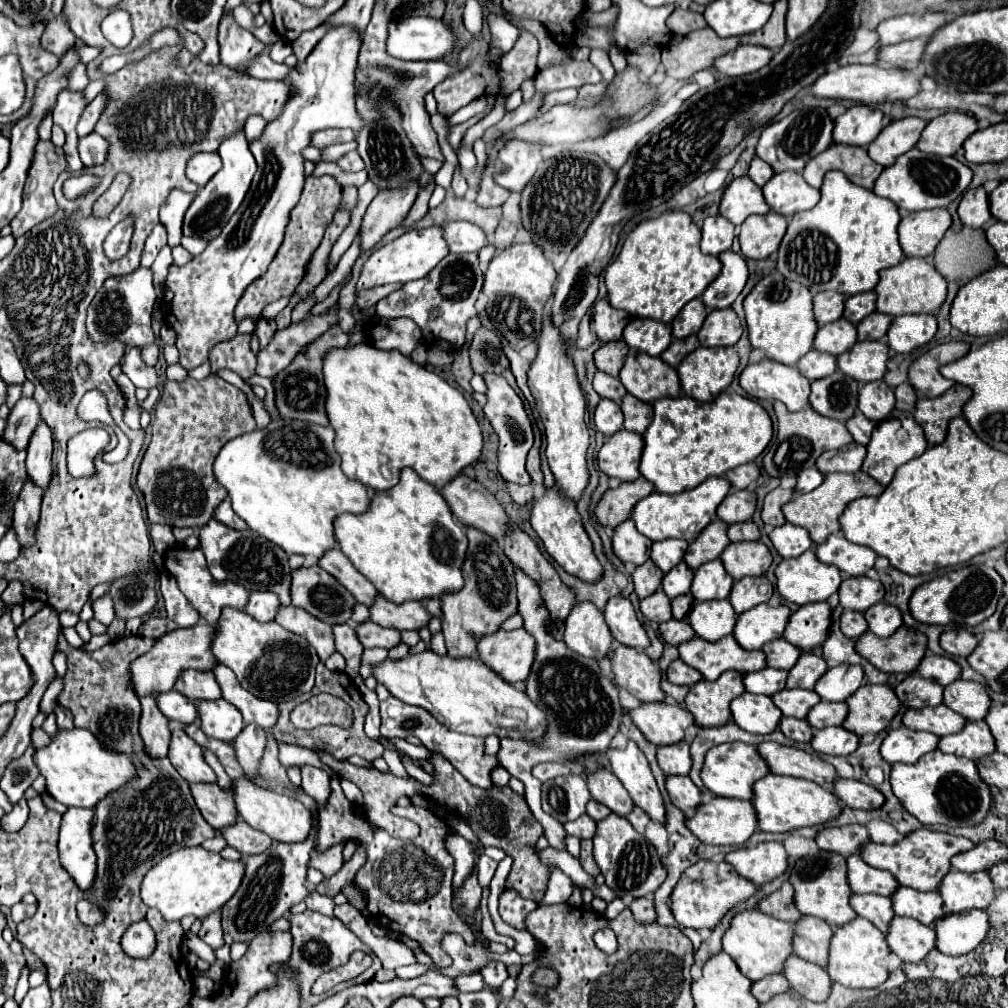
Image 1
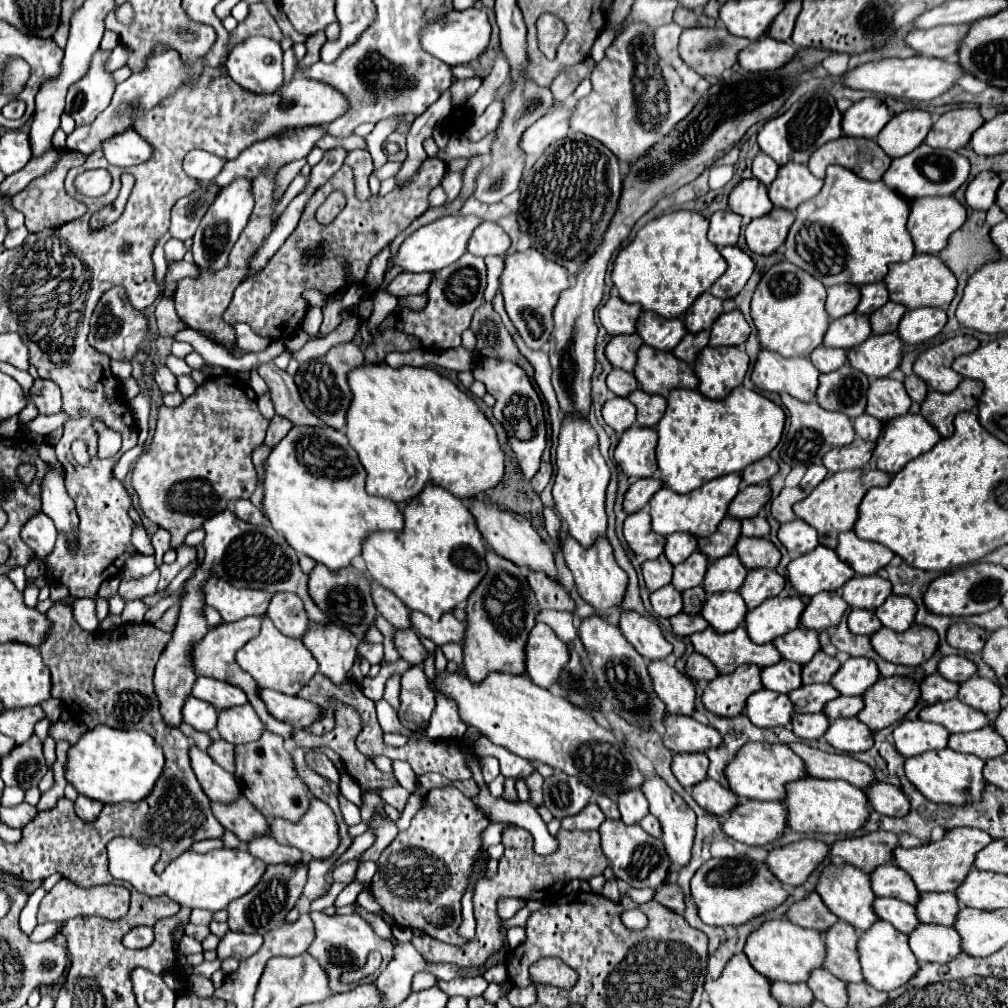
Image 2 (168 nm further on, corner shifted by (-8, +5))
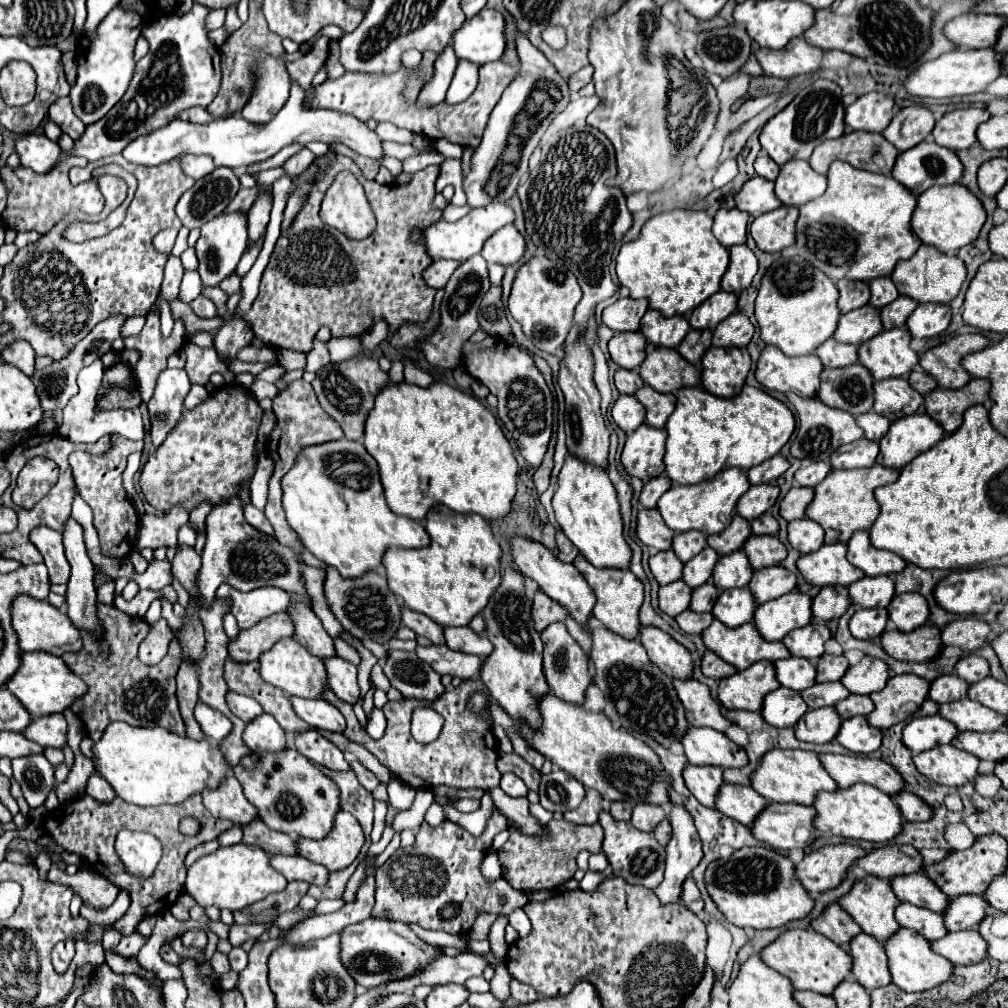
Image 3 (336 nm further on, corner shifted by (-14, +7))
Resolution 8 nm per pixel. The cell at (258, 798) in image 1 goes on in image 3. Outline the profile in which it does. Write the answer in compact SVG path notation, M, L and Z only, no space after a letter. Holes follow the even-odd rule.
M338 810L338 816L334 816L330 836L324 836L322 840L296 838L298 854L326 866L330 872L346 868L358 856L362 844L364 834L358 820L342 810Z

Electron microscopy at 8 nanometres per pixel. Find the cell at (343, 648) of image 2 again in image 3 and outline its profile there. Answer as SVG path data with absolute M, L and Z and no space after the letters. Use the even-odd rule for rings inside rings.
M330 656L330 660L324 660L324 666L328 672L328 686L334 690L334 694L344 702L354 704L360 694L356 682L356 666L348 660L342 660L340 656Z

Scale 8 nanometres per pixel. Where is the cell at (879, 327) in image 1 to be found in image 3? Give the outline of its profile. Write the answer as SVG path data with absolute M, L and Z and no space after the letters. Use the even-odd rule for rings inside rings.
M900 296L900 298L896 298L892 304L884 306L884 308L880 310L884 330L892 330L892 328L904 326L904 320L914 312L916 306L918 306L918 302L912 300L912 298L908 298L908 296Z

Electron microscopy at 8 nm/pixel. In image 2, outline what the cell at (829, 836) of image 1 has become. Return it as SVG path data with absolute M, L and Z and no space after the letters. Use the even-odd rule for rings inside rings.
M872 832L862 838L836 840L830 848L832 856L842 856L846 864L872 874L878 866L892 860L892 852L898 846L898 836L888 832Z

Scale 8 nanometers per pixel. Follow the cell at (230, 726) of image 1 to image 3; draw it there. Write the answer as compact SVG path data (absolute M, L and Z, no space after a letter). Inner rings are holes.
M266 712L262 716L258 716L258 720L252 720L250 724L246 724L242 740L252 752L258 750L258 748L260 750L270 750L270 752L286 748L284 730L274 720L274 716L266 714Z

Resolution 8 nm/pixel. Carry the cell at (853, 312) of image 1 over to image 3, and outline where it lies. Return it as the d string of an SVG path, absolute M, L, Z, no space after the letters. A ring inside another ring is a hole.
M884 276L884 278L874 278L874 280L870 282L870 292L872 292L870 304L872 304L874 308L884 308L886 304L894 302L894 300L900 296L898 290L896 290L896 286L894 286L894 282L892 282L888 276Z

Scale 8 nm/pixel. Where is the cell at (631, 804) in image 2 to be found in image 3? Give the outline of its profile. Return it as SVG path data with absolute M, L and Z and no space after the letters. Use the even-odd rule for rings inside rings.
M636 804L634 810L632 810L632 824L638 828L638 830L644 830L644 832L654 832L656 824L660 820L666 818L666 812L656 806L656 804Z

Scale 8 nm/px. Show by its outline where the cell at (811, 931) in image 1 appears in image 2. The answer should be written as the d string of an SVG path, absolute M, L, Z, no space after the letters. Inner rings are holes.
M838 922L838 926L824 932L824 944L828 946L824 968L848 984L864 982L856 942L858 932L846 922Z

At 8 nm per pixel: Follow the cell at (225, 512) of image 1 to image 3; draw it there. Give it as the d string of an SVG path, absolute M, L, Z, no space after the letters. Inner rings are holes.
M246 504L246 522L248 522L248 524L252 524L254 528L258 528L260 532L274 534L274 528L272 528L272 524L266 520L264 512L262 512L262 510L258 510L258 508L256 508L256 506L252 506L252 504Z

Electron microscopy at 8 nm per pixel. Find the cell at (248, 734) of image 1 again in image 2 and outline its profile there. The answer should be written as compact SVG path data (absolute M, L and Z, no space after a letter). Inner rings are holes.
M264 732L260 740L236 746L236 784L240 792L258 812L266 818L284 818L296 824L310 808L310 788L298 776L290 752L284 748L284 740L272 732Z

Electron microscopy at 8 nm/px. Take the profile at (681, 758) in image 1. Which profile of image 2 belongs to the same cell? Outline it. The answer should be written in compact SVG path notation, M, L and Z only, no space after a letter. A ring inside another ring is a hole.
M678 754L672 762L672 772L684 790L692 790L698 782L706 780L708 772L708 758L706 754Z

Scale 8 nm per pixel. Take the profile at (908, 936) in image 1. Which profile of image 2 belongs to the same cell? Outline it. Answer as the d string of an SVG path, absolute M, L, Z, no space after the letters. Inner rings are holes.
M920 924L910 936L910 948L920 962L946 964L954 960L960 948L960 934L954 928Z

